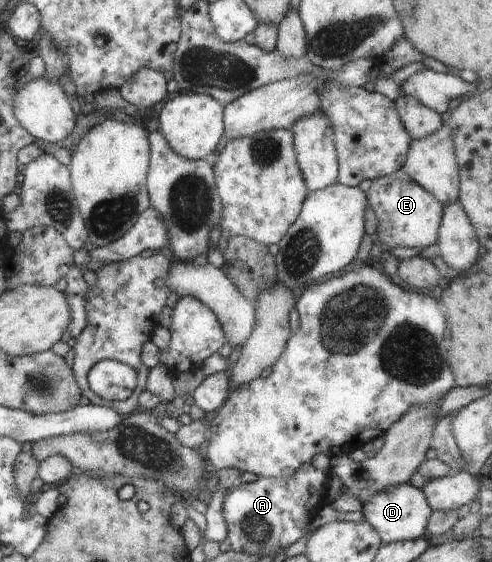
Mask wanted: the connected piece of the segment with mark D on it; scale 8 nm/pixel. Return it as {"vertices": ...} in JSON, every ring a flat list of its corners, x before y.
{"vertices":[[410,483,386,487,378,491,362,506,364,520,379,534,383,544,403,540,416,540,426,536,426,527,432,514,425,494]]}

